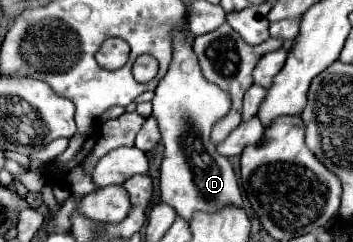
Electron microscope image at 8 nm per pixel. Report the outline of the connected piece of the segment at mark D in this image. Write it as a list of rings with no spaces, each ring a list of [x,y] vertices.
[[[175,33],[175,51],[167,75],[159,81],[153,97],[153,115],[159,125],[165,157],[161,163],[161,201],[171,205],[179,217],[191,219],[195,211],[213,213],[225,205],[241,205],[235,171],[225,155],[219,155],[209,139],[215,121],[231,109],[231,97],[201,73],[191,43]]]

